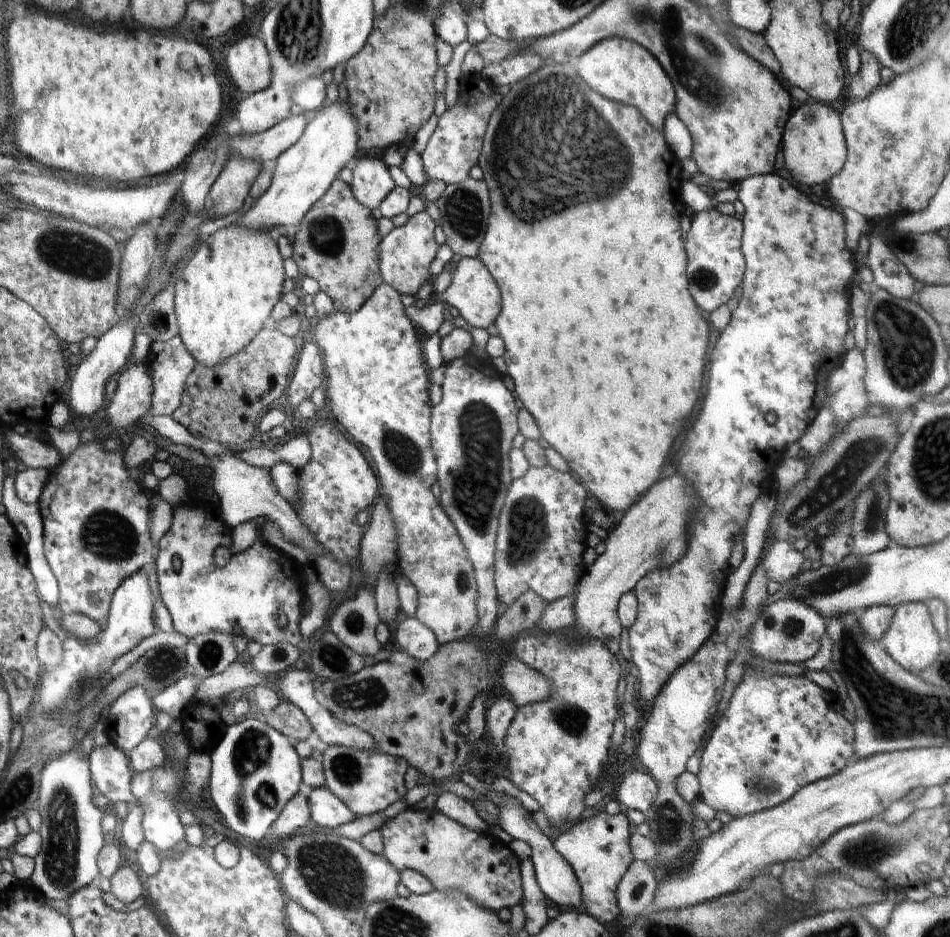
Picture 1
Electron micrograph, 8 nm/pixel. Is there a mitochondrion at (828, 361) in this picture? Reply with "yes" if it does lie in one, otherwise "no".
no

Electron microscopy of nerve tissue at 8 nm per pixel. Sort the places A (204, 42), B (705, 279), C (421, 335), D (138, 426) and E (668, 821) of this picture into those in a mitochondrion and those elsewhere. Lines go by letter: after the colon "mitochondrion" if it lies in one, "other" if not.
A: other
B: mitochondrion
C: other
D: other
E: mitochondrion

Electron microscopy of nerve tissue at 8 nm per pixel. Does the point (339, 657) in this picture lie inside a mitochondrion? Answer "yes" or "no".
yes

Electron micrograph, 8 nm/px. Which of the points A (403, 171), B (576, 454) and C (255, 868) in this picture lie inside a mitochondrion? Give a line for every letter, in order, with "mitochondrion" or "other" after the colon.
A: other
B: other
C: other

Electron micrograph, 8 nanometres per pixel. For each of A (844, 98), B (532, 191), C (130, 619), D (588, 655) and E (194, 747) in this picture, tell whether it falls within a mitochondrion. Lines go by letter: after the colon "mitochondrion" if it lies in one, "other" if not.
A: other
B: mitochondrion
C: other
D: other
E: other

